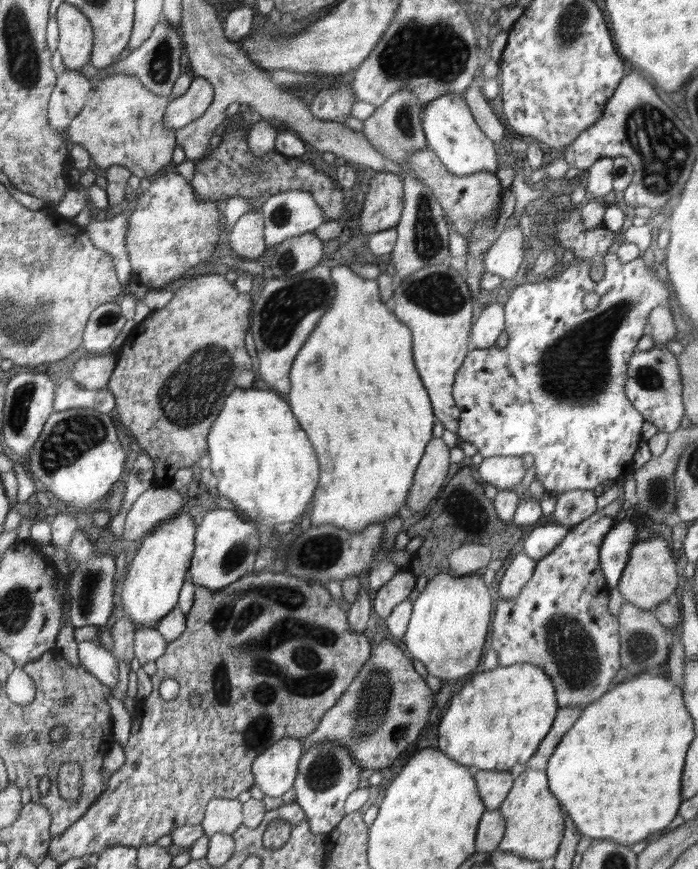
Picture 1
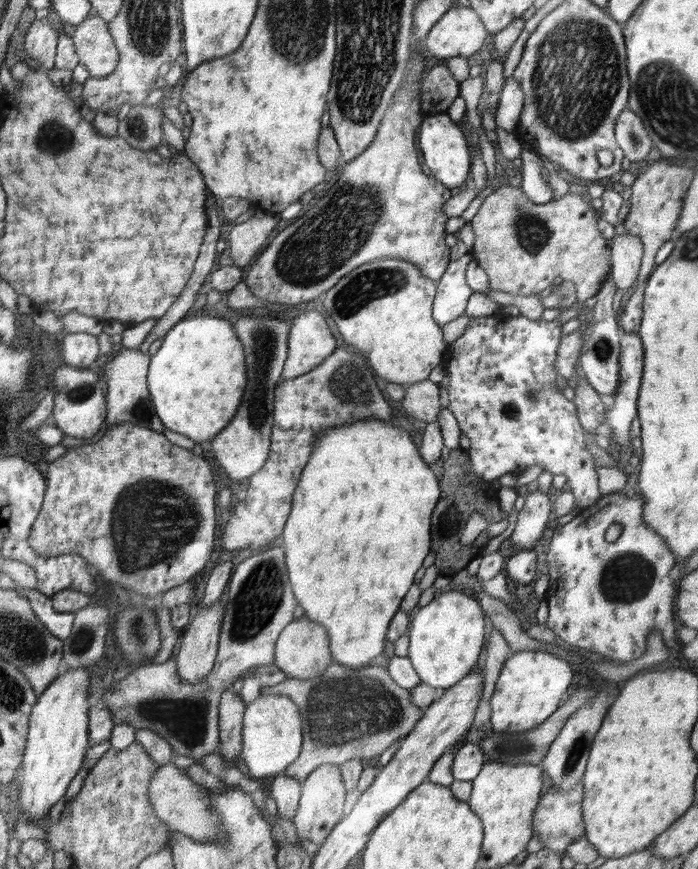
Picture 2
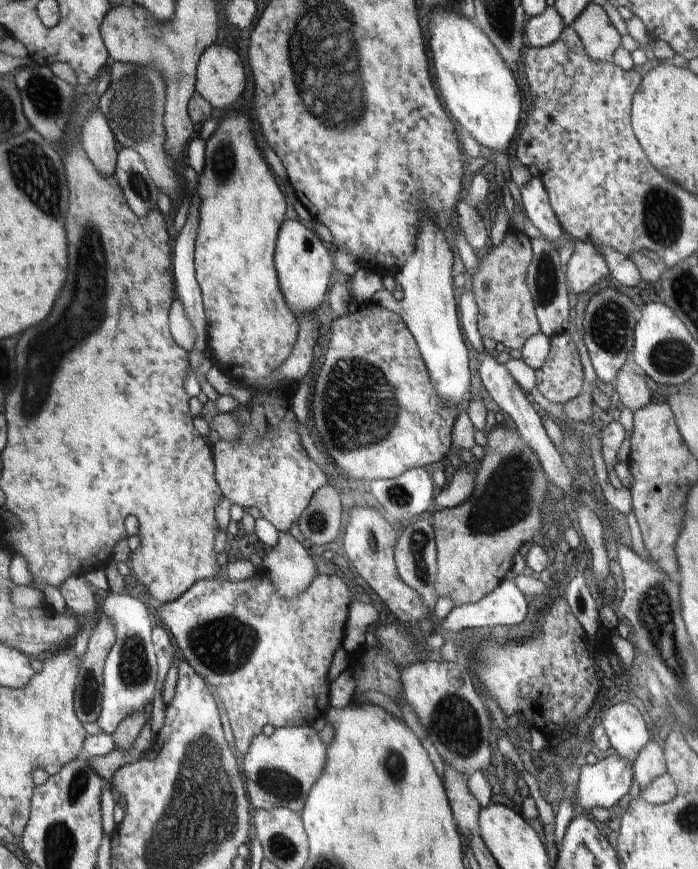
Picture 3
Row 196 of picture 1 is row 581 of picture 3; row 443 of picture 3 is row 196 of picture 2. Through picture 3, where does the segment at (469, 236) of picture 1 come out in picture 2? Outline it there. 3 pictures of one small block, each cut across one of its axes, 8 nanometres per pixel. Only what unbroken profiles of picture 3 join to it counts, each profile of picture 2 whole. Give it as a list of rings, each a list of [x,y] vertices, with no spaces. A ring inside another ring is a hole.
[[[501,186],[481,202],[481,208],[471,220],[471,230],[475,236],[471,258],[487,274],[491,292],[507,292],[513,296],[543,296],[551,290],[553,278],[561,278],[563,282],[571,282],[575,286],[579,302],[591,304],[593,298],[599,294],[603,282],[611,274],[609,240],[599,234],[597,222],[599,214],[583,196],[567,192],[559,200],[551,200],[547,204],[533,204],[525,198],[521,188]]]

